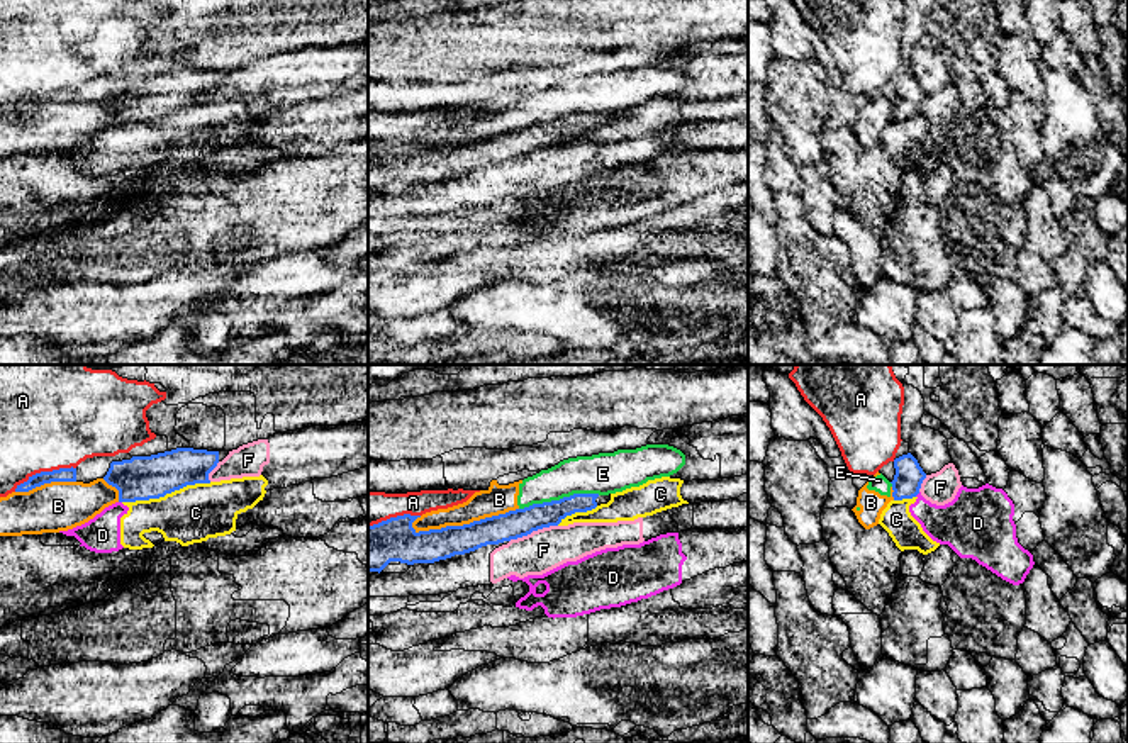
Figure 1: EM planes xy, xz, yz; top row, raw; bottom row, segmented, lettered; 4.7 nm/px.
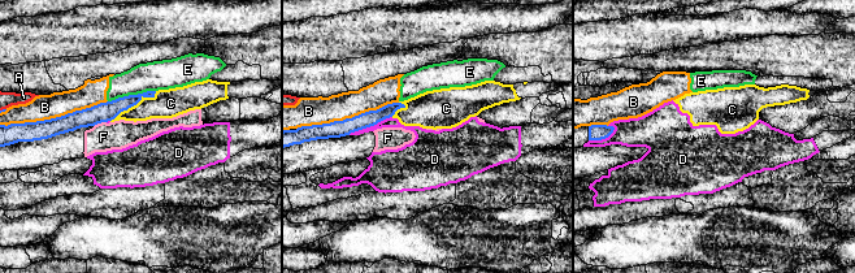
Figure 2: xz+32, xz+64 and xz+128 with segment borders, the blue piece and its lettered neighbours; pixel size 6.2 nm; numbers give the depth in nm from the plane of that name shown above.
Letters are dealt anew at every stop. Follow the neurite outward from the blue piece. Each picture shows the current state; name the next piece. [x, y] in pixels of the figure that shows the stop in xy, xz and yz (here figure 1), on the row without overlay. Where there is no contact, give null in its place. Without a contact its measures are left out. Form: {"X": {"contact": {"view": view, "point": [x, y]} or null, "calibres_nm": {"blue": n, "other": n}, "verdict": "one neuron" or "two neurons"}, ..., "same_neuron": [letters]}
{"A": {"contact": {"view": "xy", "point": [44, 92]}, "calibres_nm": {"blue": 60, "other": 440}, "verdict": "two neurons"}, "B": {"contact": {"view": "xz", "point": [463, 145]}, "calibres_nm": {"blue": 160, "other": 140}, "verdict": "two neurons"}, "C": {"contact": {"view": "xy", "point": [167, 112]}, "calibres_nm": {"blue": 200, "other": 280}, "verdict": "two neurons"}, "D": {"contact": {"view": "yz", "point": [916, 114]}, "calibres_nm": {"blue": 140, "other": 220}, "verdict": "two neurons"}, "E": {"contact": {"view": "xz", "point": [560, 119]}, "calibres_nm": {"blue": 130, "other": 200}, "verdict": "two neurons"}, "F": {"contact": {"view": "xz", "point": [533, 150]}, "calibres_nm": {"blue": 140, "other": 200}, "verdict": "two neurons"}, "same_neuron": []}

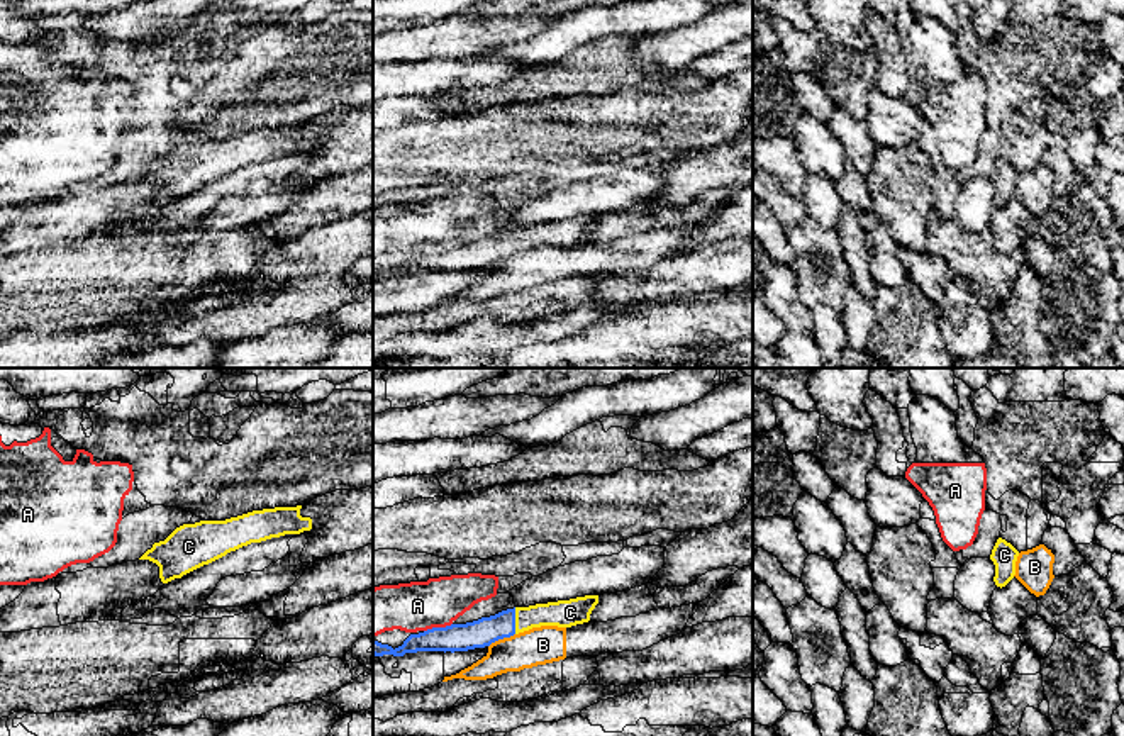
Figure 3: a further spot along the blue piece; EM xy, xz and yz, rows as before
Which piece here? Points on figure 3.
{"A": {"contact": {"view": "xz", "point": [438, 248]}, "calibres_nm": {"blue": 130, "other": 240}, "verdict": "two neurons"}, "B": {"contact": {"view": "xz", "point": [500, 258]}, "calibres_nm": {"blue": 130, "other": 180}, "verdict": "two neurons"}, "C": {"contact": {"view": "xz", "point": [514, 241]}, "calibres_nm": {"blue": 130, "other": 130}, "verdict": "one neuron"}, "same_neuron": ["C"]}

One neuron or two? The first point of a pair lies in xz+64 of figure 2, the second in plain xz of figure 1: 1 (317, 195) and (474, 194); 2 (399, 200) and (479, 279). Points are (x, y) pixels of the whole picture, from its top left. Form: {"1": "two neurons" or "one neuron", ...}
{"1": "two neurons", "2": "two neurons"}

